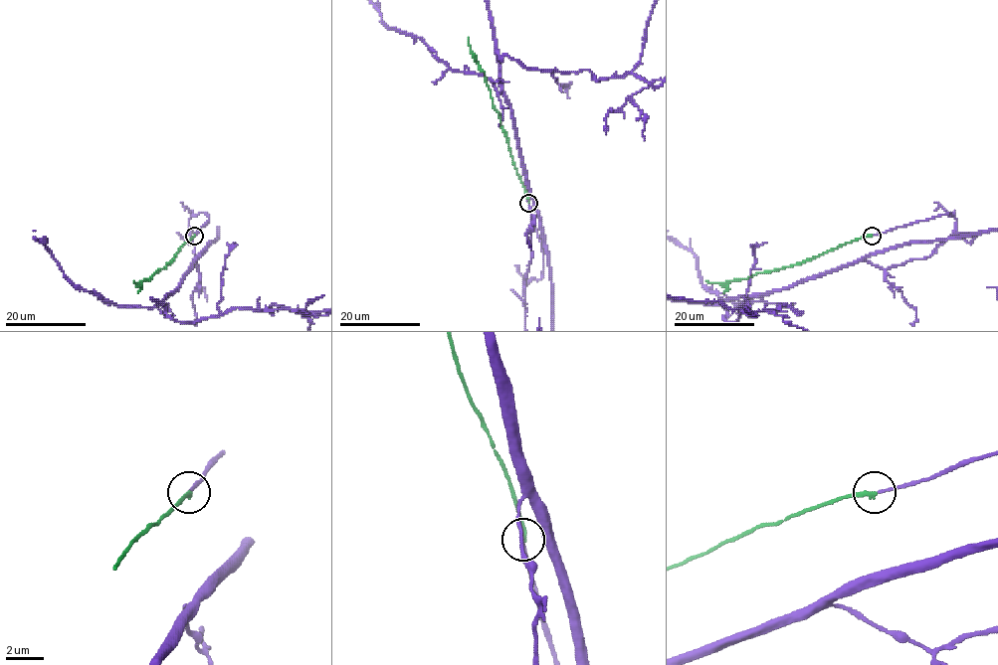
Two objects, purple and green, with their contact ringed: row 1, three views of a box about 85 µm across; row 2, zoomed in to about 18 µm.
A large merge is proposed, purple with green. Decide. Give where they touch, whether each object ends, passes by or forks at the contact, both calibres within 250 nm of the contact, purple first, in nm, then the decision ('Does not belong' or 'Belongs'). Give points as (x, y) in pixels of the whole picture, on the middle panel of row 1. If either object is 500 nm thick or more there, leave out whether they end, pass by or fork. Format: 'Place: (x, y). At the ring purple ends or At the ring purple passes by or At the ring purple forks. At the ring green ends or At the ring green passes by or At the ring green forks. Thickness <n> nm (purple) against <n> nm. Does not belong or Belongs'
Place: (528, 203). At the ring purple ends. At the ring green ends. Thickness 120 nm (purple) against 260 nm. Belongs

